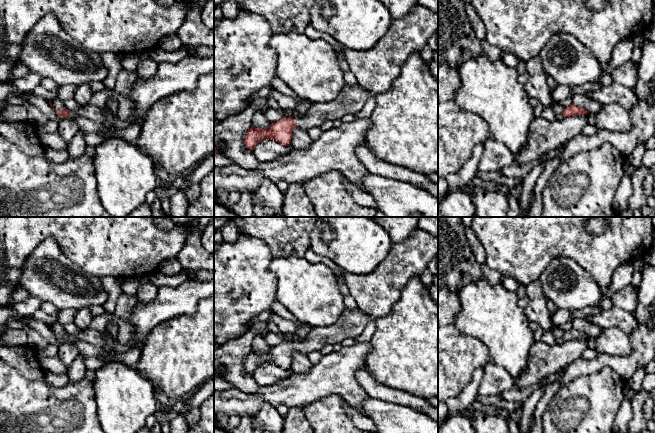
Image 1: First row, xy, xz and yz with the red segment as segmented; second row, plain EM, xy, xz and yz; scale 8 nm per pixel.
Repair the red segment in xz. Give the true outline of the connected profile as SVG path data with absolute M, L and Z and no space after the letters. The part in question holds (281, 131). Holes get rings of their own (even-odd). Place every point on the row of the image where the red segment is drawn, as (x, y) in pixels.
M358 83L345 85L334 100L326 103L313 103L302 118L282 118L272 123L268 129L251 126L245 134L244 144L248 149L253 150L263 139L270 139L289 146L294 128L299 127L307 131L312 127L320 127L325 121L334 121L347 114L356 114L364 107L369 96L370 93Z

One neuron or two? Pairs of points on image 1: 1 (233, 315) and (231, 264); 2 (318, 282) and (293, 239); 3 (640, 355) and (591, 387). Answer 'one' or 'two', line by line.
1: one
2: two
3: two

